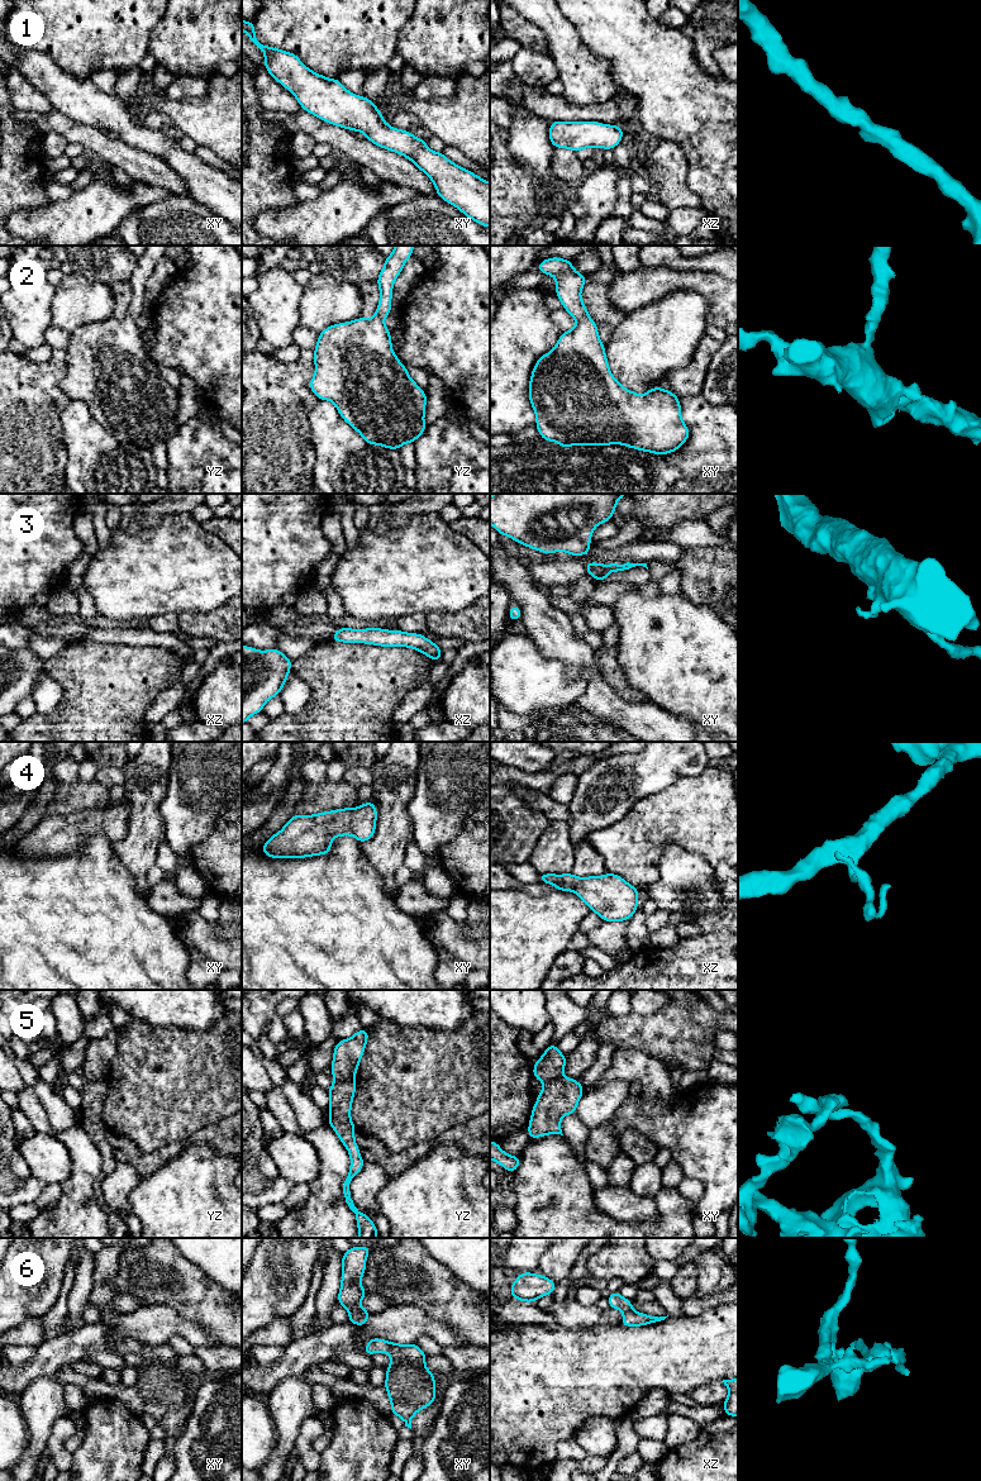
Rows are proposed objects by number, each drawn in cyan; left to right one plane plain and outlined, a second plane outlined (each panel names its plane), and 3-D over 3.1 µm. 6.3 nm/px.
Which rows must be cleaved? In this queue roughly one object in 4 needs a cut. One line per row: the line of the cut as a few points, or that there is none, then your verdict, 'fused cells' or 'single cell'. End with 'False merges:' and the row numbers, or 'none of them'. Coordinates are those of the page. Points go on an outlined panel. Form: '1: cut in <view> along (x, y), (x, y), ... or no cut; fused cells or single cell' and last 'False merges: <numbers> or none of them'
1: no cut; single cell
2: no cut; single cell
3: no cut; single cell
4: no cut; single cell
5: cut in yz along (353, 1077), (334, 1081); fused cells
6: no cut; single cell
False merges: 5

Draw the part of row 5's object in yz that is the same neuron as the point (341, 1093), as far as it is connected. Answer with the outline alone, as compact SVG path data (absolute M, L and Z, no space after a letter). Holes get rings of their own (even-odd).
M354 1078L346 1081L334 1081L329 1087L328 1094L330 1099L328 1124L333 1128L339 1140L347 1148L351 1158L349 1172L342 1184L342 1194L349 1209L356 1215L358 1238L377 1238L378 1230L376 1225L370 1216L354 1206L349 1190L351 1181L365 1166L365 1161L359 1153L359 1147L354 1140L356 1127L351 1119L352 1101L356 1094Z

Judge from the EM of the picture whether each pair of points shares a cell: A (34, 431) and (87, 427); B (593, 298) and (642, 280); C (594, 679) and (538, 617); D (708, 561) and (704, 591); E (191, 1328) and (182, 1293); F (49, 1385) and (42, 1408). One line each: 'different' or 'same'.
A: different
B: different
C: same
D: same
E: different
F: same

